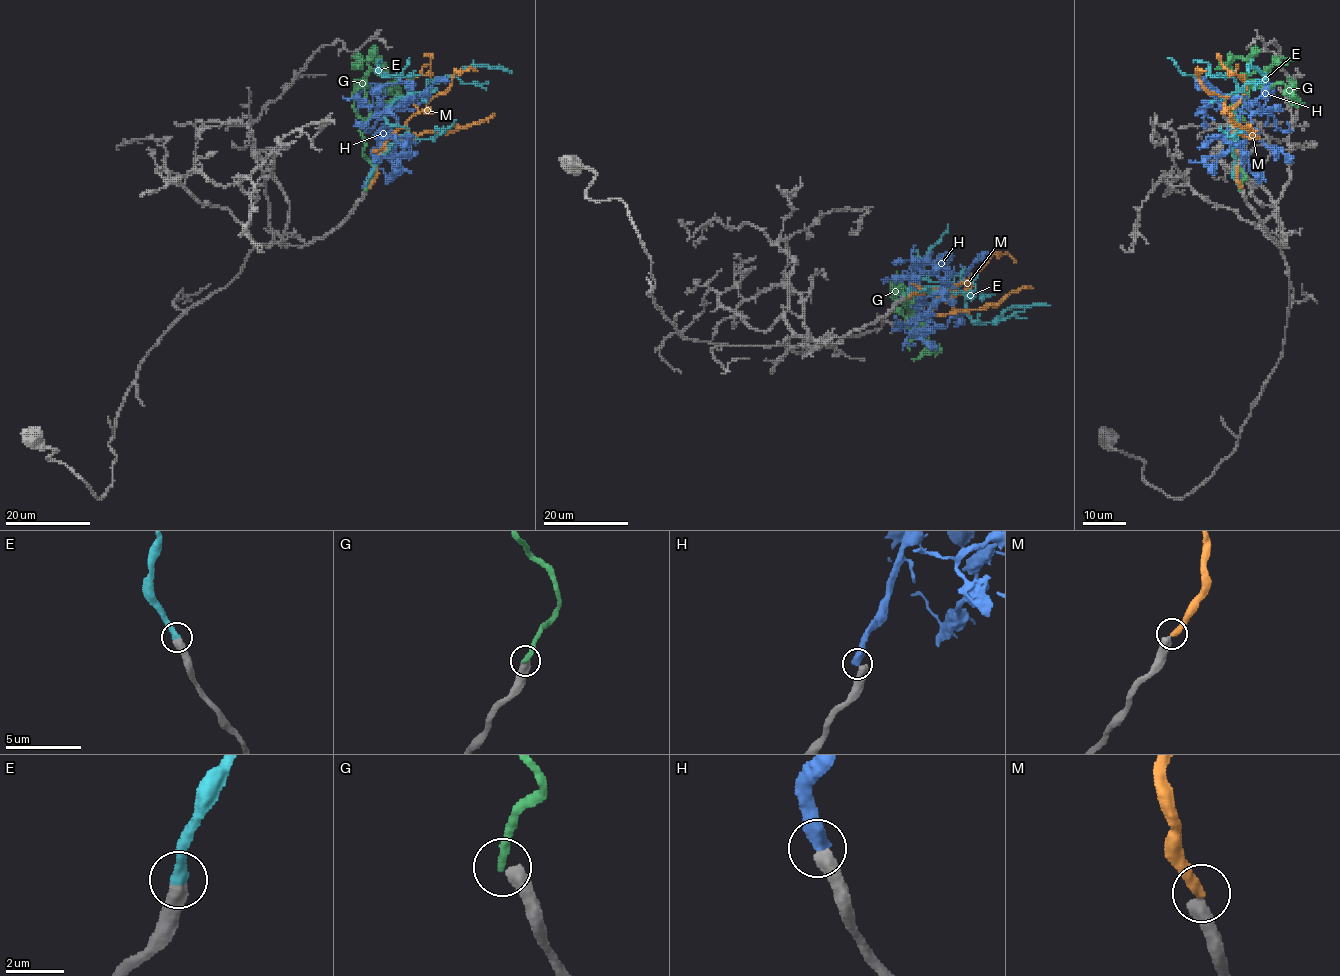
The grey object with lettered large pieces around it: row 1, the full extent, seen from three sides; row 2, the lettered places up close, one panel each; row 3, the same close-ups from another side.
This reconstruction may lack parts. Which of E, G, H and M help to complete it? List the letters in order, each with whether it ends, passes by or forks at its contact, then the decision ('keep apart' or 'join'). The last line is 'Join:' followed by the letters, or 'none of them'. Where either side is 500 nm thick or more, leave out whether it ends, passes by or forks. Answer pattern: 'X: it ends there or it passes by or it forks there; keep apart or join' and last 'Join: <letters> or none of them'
E: join
G: keep apart
H: keep apart
M: it ends there; keep apart
Join: E

